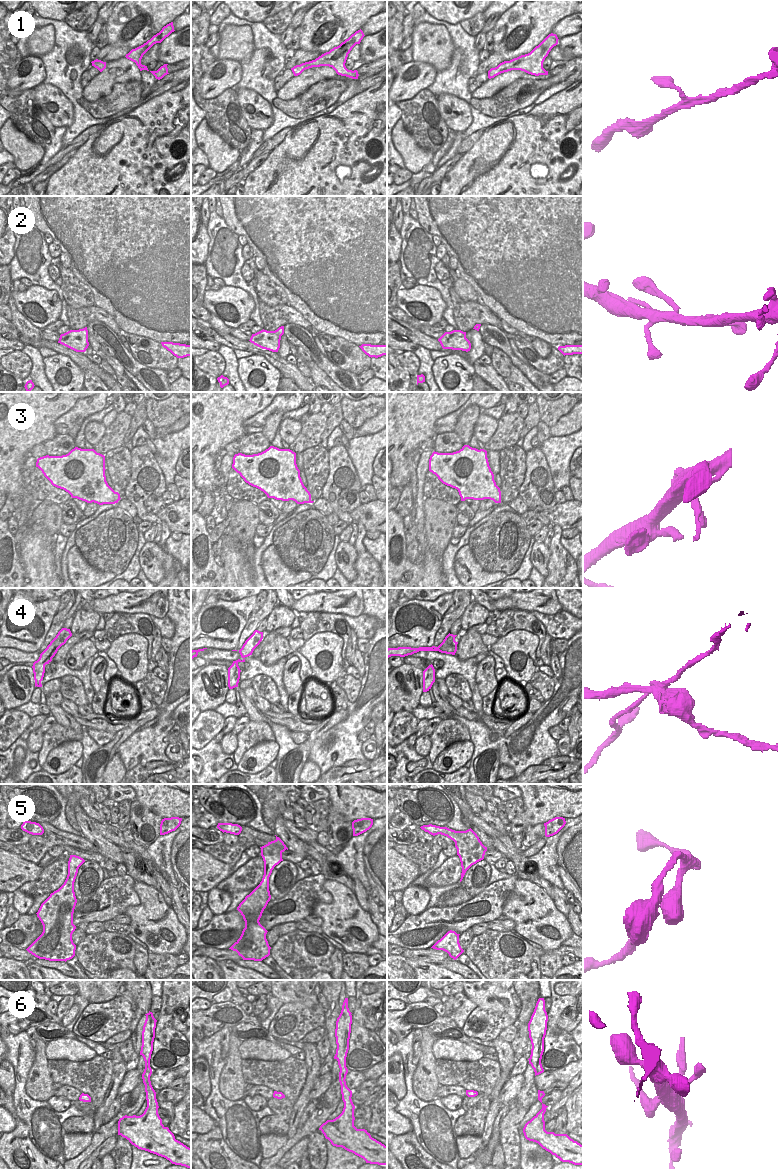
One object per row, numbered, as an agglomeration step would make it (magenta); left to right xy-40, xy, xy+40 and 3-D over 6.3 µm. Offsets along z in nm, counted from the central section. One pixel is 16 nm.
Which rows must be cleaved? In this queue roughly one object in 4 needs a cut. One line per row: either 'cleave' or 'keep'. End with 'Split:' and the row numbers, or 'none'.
1: keep
2: keep
3: keep
4: cleave
5: keep
6: keep
Split: 4

